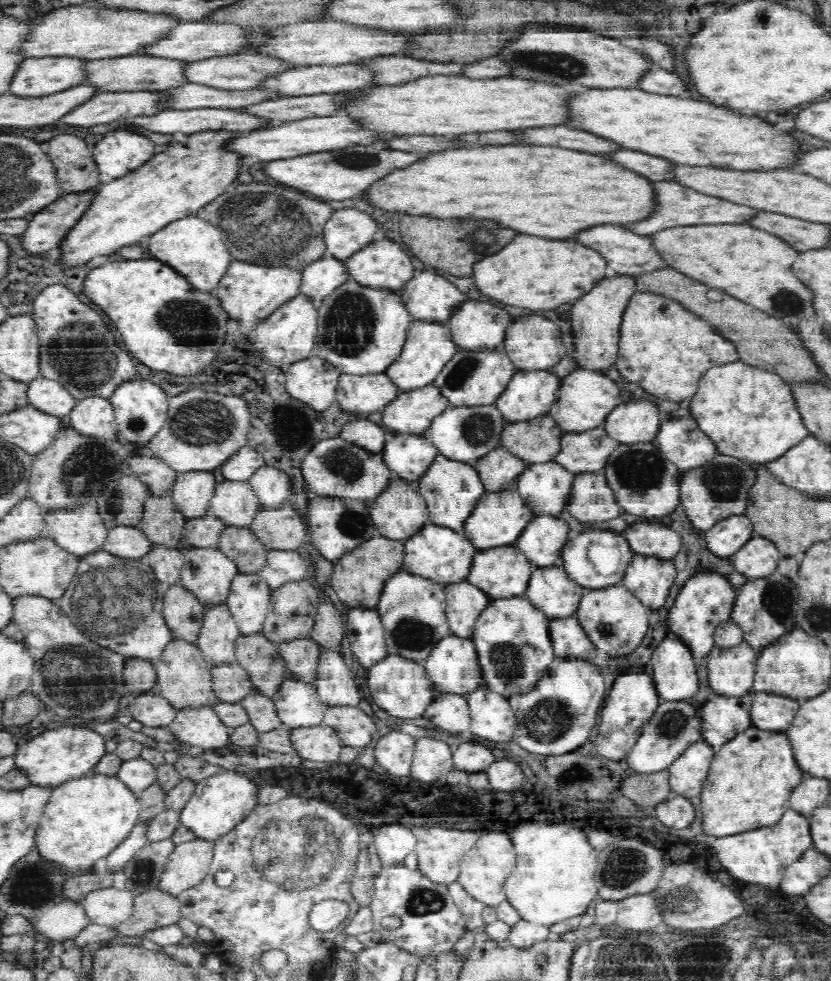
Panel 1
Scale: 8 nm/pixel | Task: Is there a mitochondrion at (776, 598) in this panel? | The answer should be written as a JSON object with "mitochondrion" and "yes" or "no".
{"mitochondrion":"yes"}

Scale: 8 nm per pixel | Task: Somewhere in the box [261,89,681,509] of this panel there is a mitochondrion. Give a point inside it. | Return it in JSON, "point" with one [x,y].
{"point":[350,322]}

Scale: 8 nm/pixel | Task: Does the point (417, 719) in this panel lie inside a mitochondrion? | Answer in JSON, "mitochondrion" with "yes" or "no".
{"mitochondrion":"no"}

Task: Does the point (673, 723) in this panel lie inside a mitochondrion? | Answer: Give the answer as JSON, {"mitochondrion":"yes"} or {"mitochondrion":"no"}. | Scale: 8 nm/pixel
{"mitochondrion":"yes"}

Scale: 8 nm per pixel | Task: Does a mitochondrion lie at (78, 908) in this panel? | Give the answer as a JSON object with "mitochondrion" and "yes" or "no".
{"mitochondrion":"no"}

